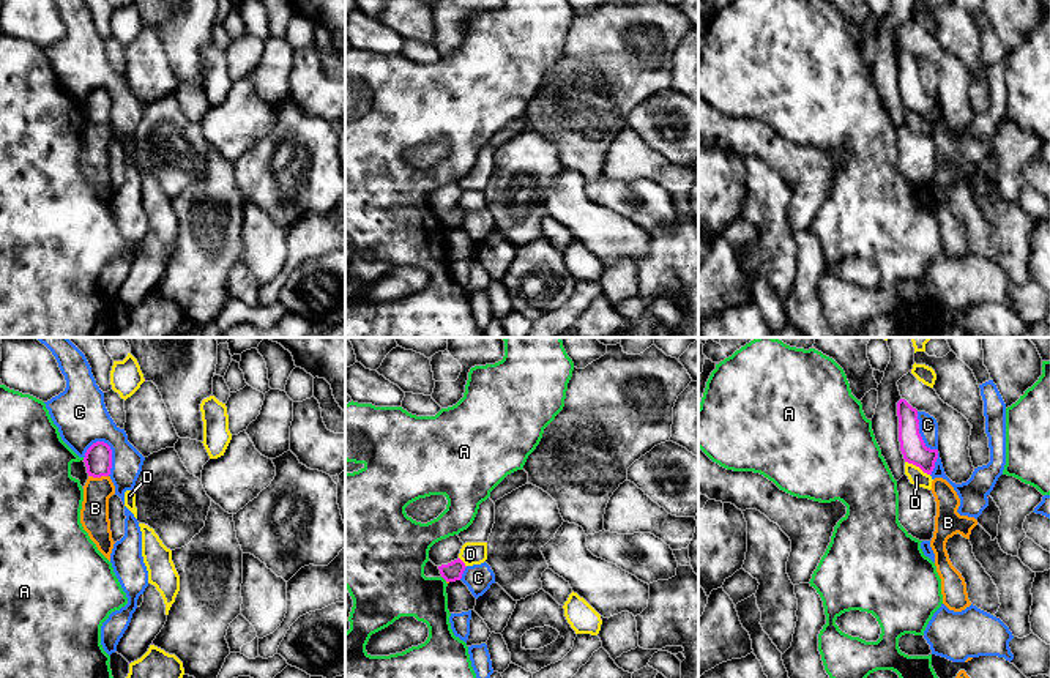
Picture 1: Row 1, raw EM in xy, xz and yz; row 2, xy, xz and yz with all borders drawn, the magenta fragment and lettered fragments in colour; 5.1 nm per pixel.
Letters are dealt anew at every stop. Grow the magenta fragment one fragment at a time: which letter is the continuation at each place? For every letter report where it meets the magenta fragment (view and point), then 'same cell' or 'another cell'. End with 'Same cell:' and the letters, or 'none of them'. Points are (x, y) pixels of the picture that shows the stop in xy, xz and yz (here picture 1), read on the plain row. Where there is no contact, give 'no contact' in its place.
A: xz (445, 226) | another cell
B: xy (98, 123) | another cell
C: xy (111, 101) | another cell
D: yz (918, 112) | another cell
Same cell: none of them

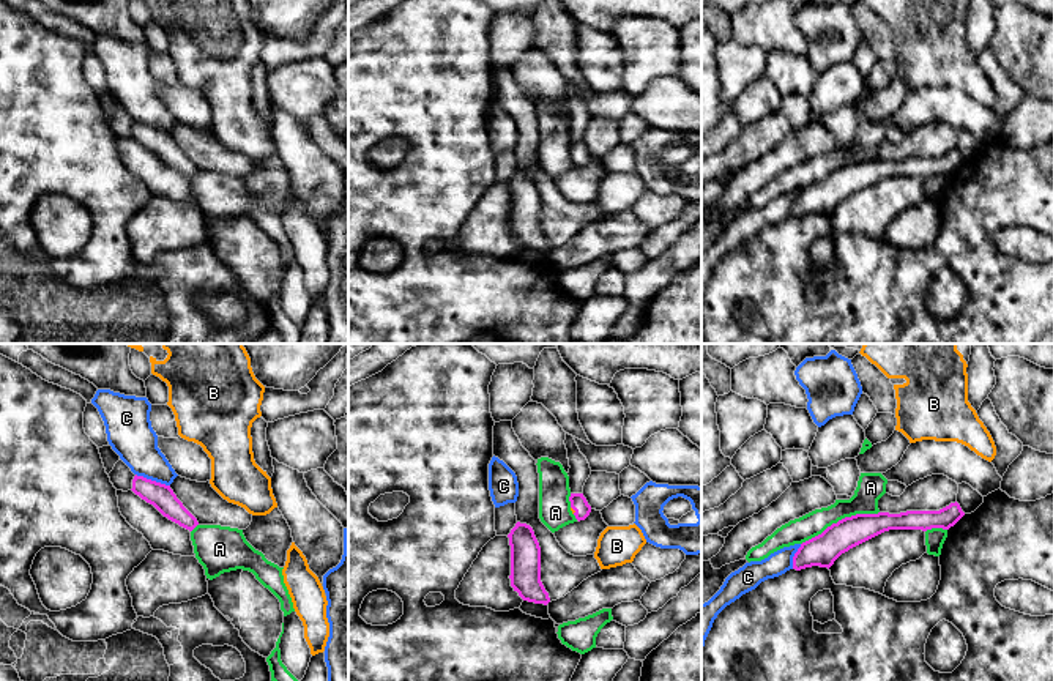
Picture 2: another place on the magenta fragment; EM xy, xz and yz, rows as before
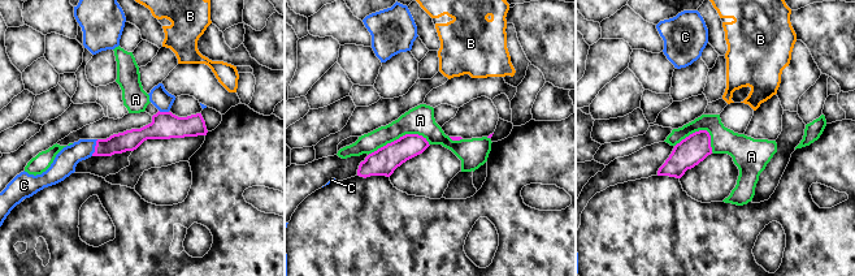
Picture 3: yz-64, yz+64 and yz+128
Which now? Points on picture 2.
A: yz (839, 167) | another cell
B: xz (573, 155) | same cell
C: xy (153, 128) | another cell
Same cell: B

